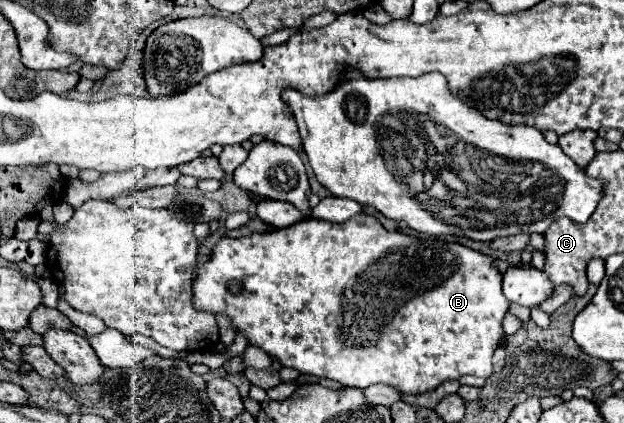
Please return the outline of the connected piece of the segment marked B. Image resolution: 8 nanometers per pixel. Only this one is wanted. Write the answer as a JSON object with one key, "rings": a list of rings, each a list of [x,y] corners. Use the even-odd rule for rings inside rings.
{"rings":[[[359,213],[345,223],[331,223],[331,221],[307,217],[299,221],[297,225],[283,227],[283,229],[251,233],[239,239],[223,237],[213,247],[209,261],[197,267],[197,277],[193,279],[193,301],[195,301],[195,309],[199,311],[207,311],[213,315],[225,315],[231,321],[231,325],[247,337],[249,345],[259,347],[267,355],[275,357],[281,363],[281,367],[297,369],[303,375],[333,379],[347,387],[363,389],[375,383],[385,383],[385,385],[395,387],[399,393],[421,395],[421,393],[429,393],[437,389],[443,381],[455,381],[463,375],[489,377],[493,373],[491,357],[503,339],[501,321],[509,309],[509,301],[505,299],[501,291],[501,271],[493,267],[493,261],[495,261],[493,257],[481,255],[459,243],[447,243],[441,239],[419,239],[419,237],[411,237],[399,231],[387,231],[375,217],[365,215],[365,213]],[[229,279],[239,279],[243,283],[243,293],[239,295],[227,293],[225,283]]]}

